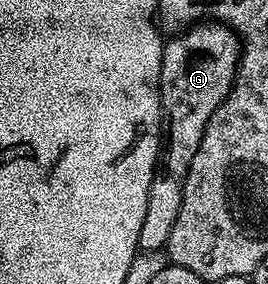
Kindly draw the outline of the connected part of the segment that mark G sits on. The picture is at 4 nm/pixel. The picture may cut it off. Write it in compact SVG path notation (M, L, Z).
M206 20L195 24L181 36L165 43L162 48L162 67L158 91L162 94L162 121L164 123L164 141L160 146L158 168L148 188L148 212L144 212L144 224L140 224L139 251L162 250L168 244L168 236L172 236L172 228L176 225L176 216L180 216L180 204L184 200L184 180L188 176L188 168L192 164L192 156L196 156L196 148L200 148L200 140L204 136L204 128L208 120L220 108L220 104L228 96L234 86L234 78L238 74L238 59L242 57L242 43L237 34L229 26L217 21Z

